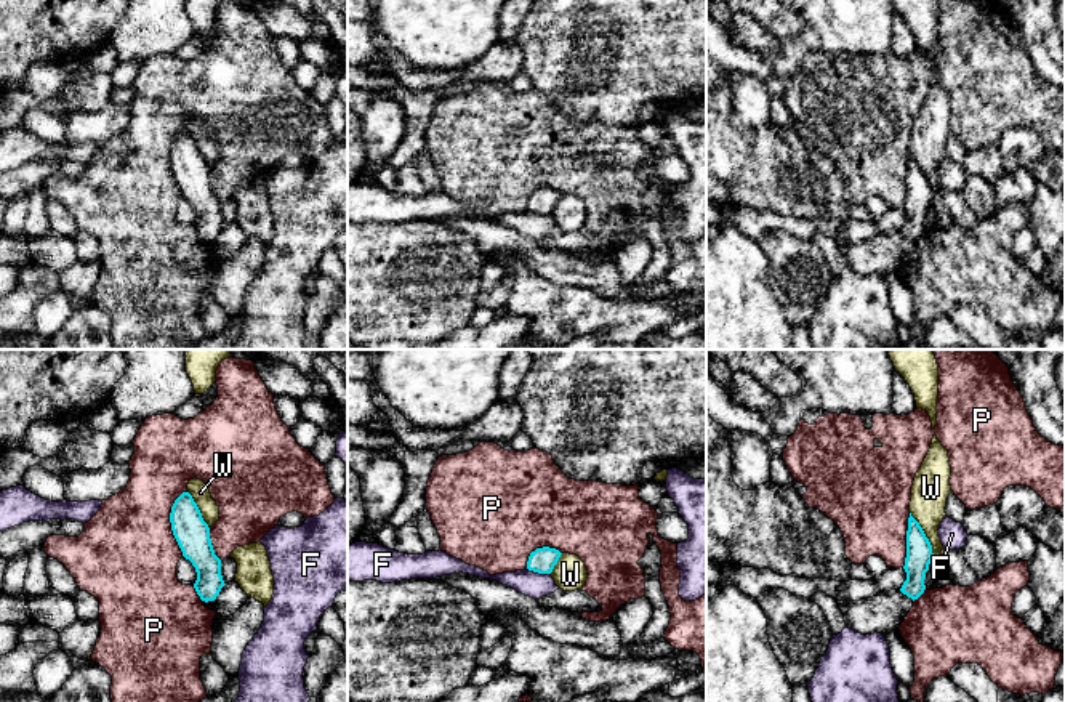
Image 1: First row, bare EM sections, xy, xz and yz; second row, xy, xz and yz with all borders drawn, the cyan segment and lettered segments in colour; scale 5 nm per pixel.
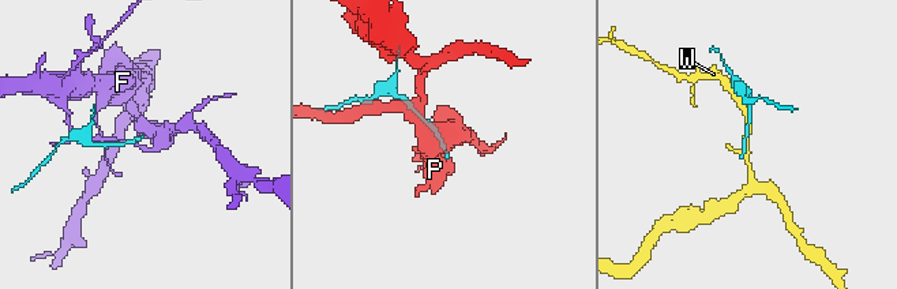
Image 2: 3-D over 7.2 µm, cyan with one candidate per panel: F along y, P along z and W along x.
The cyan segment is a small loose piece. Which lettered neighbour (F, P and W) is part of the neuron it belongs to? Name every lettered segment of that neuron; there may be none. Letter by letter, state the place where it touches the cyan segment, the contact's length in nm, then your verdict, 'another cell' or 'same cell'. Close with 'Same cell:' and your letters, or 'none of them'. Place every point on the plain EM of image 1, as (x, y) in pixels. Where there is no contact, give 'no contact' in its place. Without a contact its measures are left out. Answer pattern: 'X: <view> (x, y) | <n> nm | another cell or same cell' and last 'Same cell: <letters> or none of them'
F: xz (538, 213) | 120 nm | another cell
P: xy (170, 162) | 340 nm | another cell
W: yz (924, 175) | 260 nm | another cell
Same cell: none of them

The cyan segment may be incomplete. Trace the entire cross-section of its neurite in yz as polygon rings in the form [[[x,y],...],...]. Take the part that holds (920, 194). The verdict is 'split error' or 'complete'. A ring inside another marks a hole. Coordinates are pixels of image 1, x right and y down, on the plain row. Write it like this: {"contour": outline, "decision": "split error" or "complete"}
{"contour": [[[910,154],[903,207],[906,221],[900,231],[890,231],[860,242],[836,242],[847,269],[862,276],[886,274],[898,269],[913,248],[913,242],[926,231],[924,220],[932,199],[932,186]]], "decision": "split error"}

